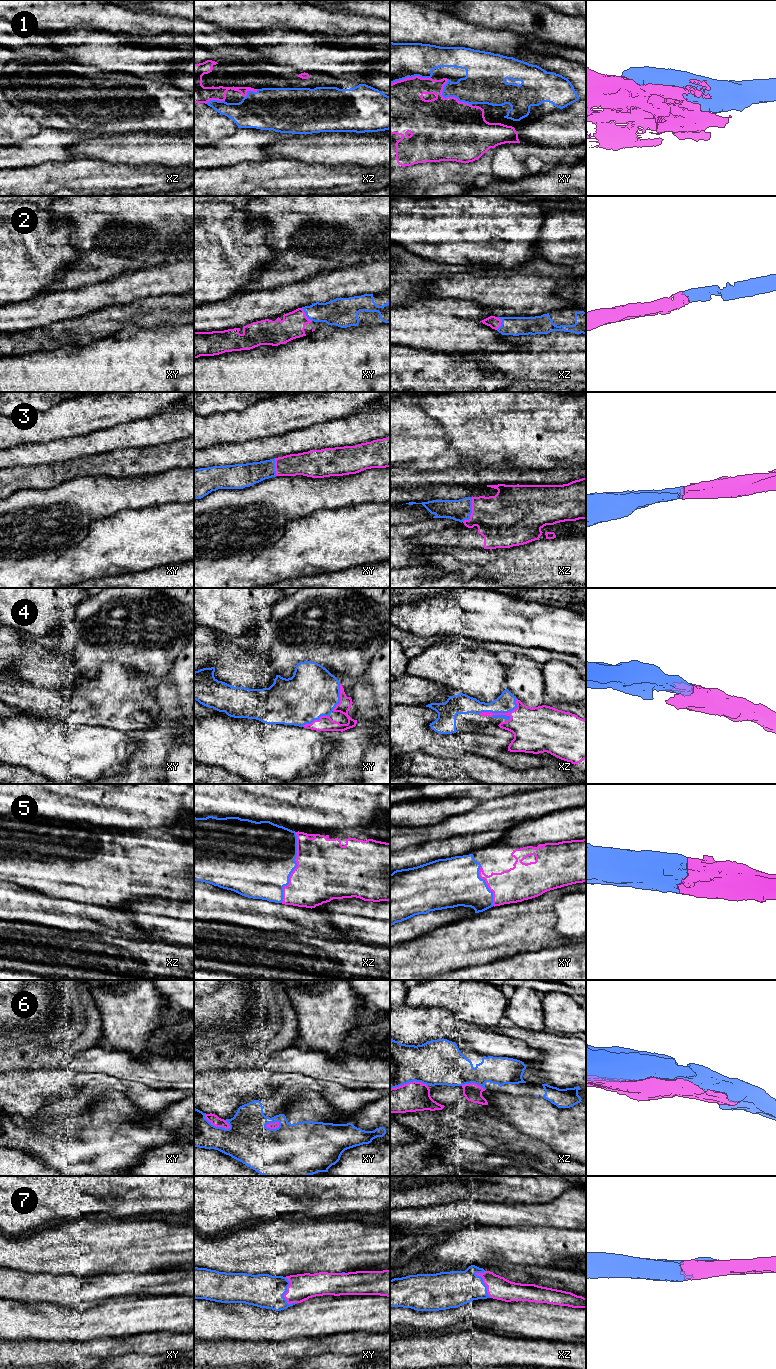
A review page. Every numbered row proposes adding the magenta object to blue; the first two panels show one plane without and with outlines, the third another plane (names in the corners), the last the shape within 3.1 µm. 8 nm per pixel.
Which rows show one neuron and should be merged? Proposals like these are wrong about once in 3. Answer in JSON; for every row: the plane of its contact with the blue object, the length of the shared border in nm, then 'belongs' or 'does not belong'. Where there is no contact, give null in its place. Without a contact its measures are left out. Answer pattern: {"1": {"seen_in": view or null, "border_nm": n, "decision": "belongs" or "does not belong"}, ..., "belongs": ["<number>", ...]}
{"1": {"seen_in": "xy", "border_nm": 300, "decision": "does not belong"}, "2": {"seen_in": "xy", "border_nm": 140, "decision": "belongs"}, "3": {"seen_in": "xz", "border_nm": 220, "decision": "belongs"}, "4": {"seen_in": "xz", "border_nm": 320, "decision": "belongs"}, "5": {"seen_in": "xz", "border_nm": 600, "decision": "belongs"}, "6": {"seen_in": "xz", "border_nm": 300, "decision": "does not belong"}, "7": {"seen_in": "xz", "border_nm": 240, "decision": "belongs"}, "belongs": ["2", "3", "4", "5", "7"]}

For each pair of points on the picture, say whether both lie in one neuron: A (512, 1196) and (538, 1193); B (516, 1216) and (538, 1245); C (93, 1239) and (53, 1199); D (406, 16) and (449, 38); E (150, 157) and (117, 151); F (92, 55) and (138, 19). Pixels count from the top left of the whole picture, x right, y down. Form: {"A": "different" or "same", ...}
{"A": "same", "B": "different", "C": "different", "D": "same", "E": "same", "F": "different"}

